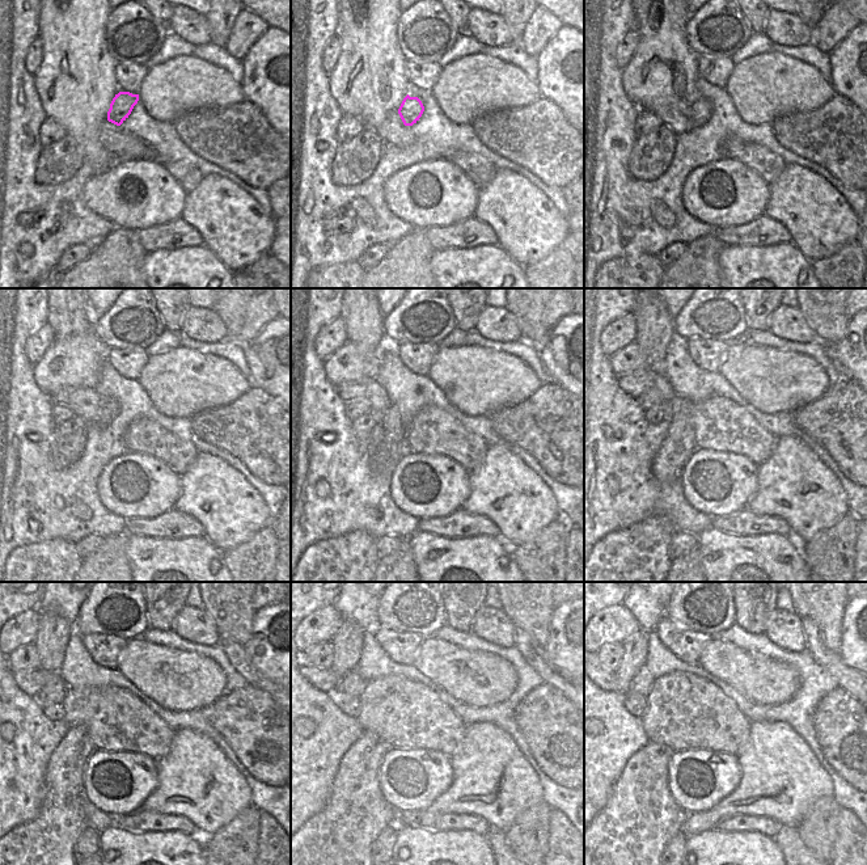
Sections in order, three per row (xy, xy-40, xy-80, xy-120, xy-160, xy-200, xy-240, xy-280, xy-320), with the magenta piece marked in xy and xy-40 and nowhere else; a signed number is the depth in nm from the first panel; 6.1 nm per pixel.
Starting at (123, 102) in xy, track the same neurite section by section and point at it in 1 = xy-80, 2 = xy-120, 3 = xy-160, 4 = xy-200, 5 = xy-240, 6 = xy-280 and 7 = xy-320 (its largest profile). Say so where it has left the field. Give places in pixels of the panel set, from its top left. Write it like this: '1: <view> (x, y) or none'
1: xy-80 (701, 109)
2: xy-120 (109, 408)
3: xy-160 (387, 442)
4: xy-200 (677, 446)
5: xy-240 (42, 848)
6: xy-280 (332, 848)
7: xy-320 (621, 848)

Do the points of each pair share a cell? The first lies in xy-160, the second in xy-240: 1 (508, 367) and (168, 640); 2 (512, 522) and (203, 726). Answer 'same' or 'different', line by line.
1: different
2: different

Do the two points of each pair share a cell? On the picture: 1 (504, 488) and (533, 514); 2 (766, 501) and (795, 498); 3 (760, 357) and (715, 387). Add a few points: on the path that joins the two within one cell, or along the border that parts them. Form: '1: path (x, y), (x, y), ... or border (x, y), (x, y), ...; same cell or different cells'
1: path (511, 492), (527, 507); same cell
2: path (773, 498), (789, 497); same cell
3: border (719, 372), (747, 403); different cells

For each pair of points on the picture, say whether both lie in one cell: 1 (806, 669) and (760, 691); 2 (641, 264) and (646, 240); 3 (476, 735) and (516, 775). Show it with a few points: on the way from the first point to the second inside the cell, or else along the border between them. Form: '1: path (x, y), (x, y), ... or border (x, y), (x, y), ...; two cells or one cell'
1: border (769, 659), (798, 672), (800, 687), (790, 700); two cells
2: border (654, 253), (617, 256), (613, 260); two cells
3: path (487, 747), (510, 763); one cell

